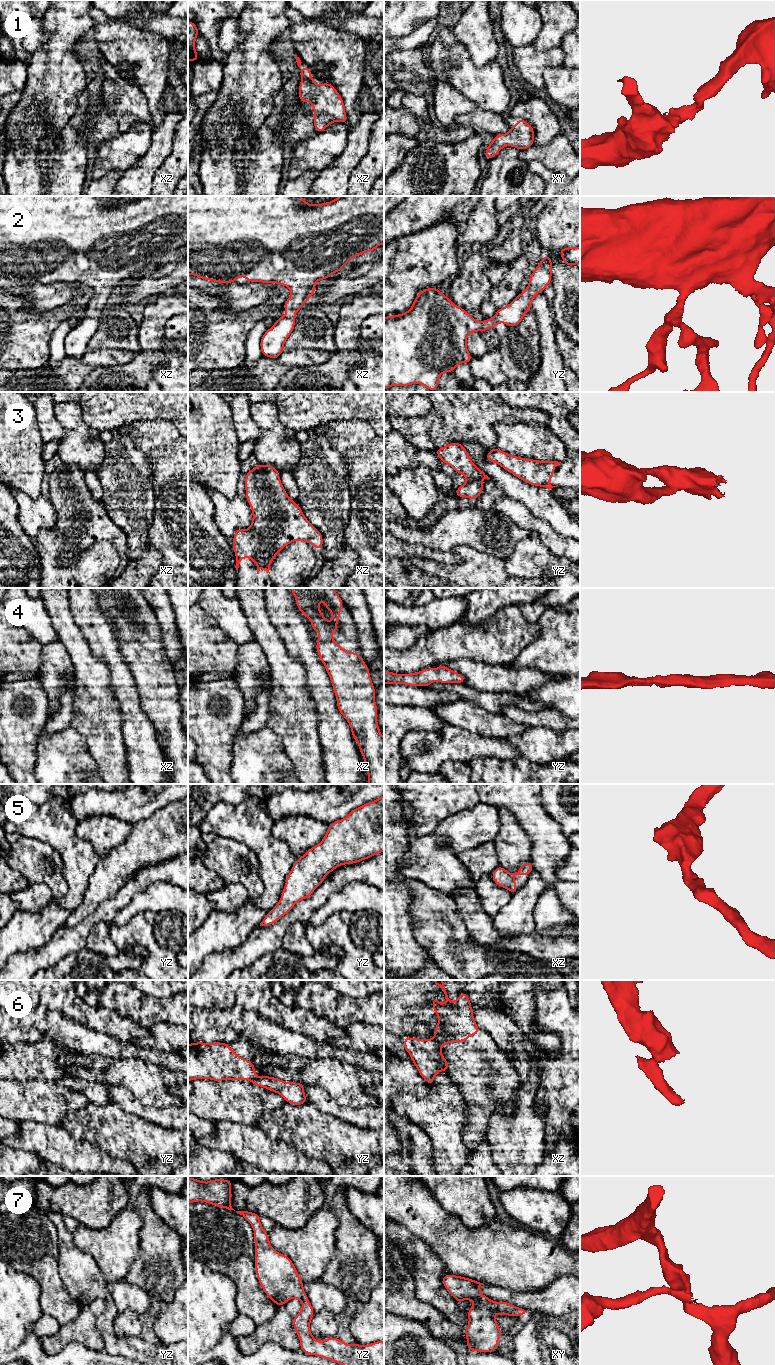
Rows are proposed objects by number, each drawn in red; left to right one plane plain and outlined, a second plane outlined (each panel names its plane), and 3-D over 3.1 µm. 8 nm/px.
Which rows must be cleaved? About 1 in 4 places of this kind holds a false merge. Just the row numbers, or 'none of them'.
6

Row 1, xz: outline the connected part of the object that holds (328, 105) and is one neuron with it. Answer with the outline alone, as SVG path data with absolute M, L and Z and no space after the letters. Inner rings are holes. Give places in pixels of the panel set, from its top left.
M305 65L303 70L298 70L301 83L298 88L298 97L302 103L313 101L314 128L317 132L323 132L333 122L347 124L347 114L343 99L336 88L330 83L316 84L311 78L311 70Z

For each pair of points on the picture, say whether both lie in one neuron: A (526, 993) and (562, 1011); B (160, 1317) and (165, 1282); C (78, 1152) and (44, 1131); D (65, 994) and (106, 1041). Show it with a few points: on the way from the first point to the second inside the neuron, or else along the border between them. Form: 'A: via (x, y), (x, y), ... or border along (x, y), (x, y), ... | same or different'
A: border along (537, 990), (536, 1021) | different
B: border along (177, 1290), (170, 1302), (157, 1307) | different
C: via (70, 1152), (67, 1152), (52, 1137) | same
D: border along (76, 1020), (119, 1040) | different

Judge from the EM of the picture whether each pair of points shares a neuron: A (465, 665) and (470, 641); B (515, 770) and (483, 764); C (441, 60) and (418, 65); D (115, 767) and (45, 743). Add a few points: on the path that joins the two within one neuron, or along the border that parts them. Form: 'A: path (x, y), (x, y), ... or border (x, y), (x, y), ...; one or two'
A: border (445, 664), (461, 659), (471, 659), (489, 665); two
B: path (507, 770), (491, 770); one
C: border (425, 48), (425, 58), (436, 81); two
D: border (83, 737), (90, 757), (95, 762), (100, 773); two

